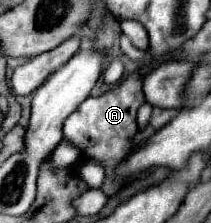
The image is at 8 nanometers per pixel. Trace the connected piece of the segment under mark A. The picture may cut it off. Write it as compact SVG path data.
M147 64L143 66L137 74L129 76L123 84L115 86L113 90L93 98L89 96L71 116L67 116L65 124L63 124L63 134L65 138L69 138L73 144L79 146L79 150L83 152L83 158L95 158L99 162L105 164L105 182L103 182L103 190L107 192L107 196L113 196L121 184L115 180L113 176L113 168L131 152L133 144L131 138L137 132L137 108L145 102L143 94L141 94L141 76L147 74L149 68L155 68L157 64Z

